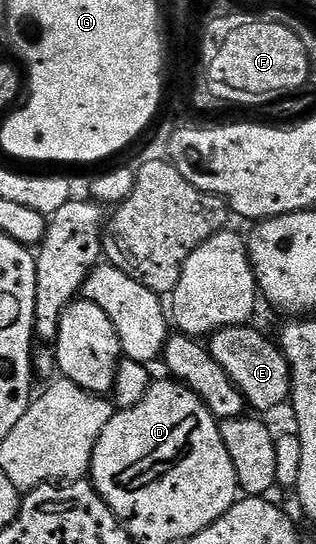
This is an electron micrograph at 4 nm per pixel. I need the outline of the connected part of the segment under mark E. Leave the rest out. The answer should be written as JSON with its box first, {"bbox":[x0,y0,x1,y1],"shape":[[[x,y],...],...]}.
{"bbox":[206,325,292,412],"shape":[[[252,325],[223,327],[213,331],[206,346],[214,361],[218,361],[222,369],[226,369],[230,381],[234,381],[236,388],[244,395],[245,404],[253,412],[272,411],[279,403],[289,402],[292,394],[292,374],[284,352],[262,332],[255,331]]]}

